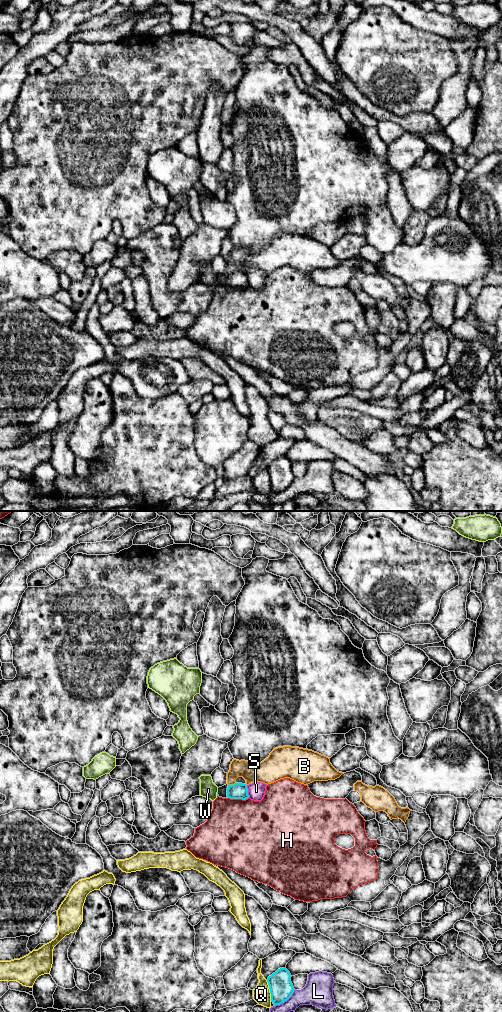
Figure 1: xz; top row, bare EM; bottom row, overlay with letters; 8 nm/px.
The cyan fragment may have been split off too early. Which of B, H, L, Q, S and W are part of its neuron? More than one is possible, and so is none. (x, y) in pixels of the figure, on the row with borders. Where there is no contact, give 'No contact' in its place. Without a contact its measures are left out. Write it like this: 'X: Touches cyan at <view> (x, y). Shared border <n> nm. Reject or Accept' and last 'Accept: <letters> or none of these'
B: Touches cyan at xz (231, 785). Shared border 70 nm. Reject
H: Touches cyan at xz (238, 798). Shared border 170 nm. Reject
L: Touches cyan at xz (285, 1000). Shared border 220 nm. Reject
Q: Touches cyan at xz (270, 990). Shared border 170 nm. Reject
S: Touches cyan at xz (247, 791). Shared border 110 nm. Reject
W: Touches cyan at xz (217, 793). Shared border 40 nm. Reject
Accept: none of these

